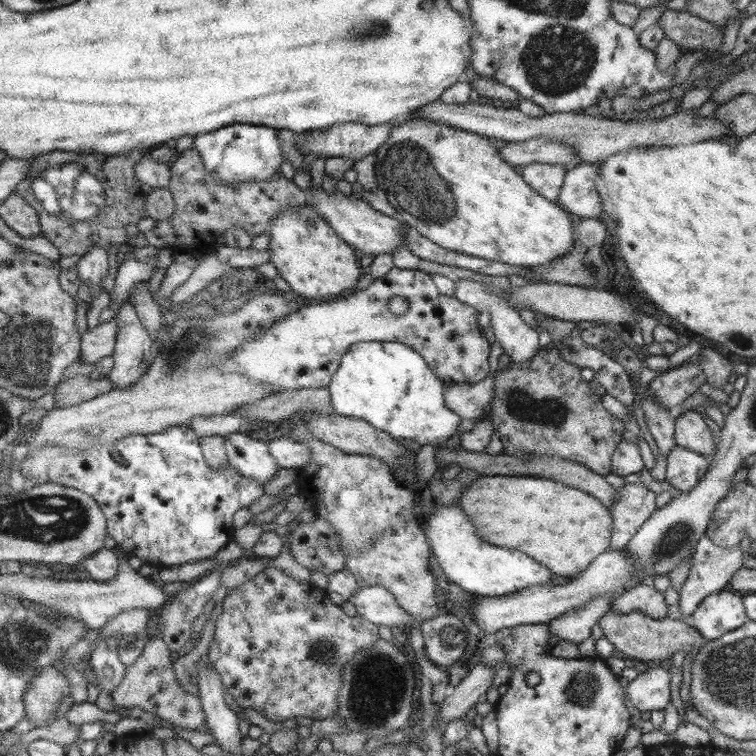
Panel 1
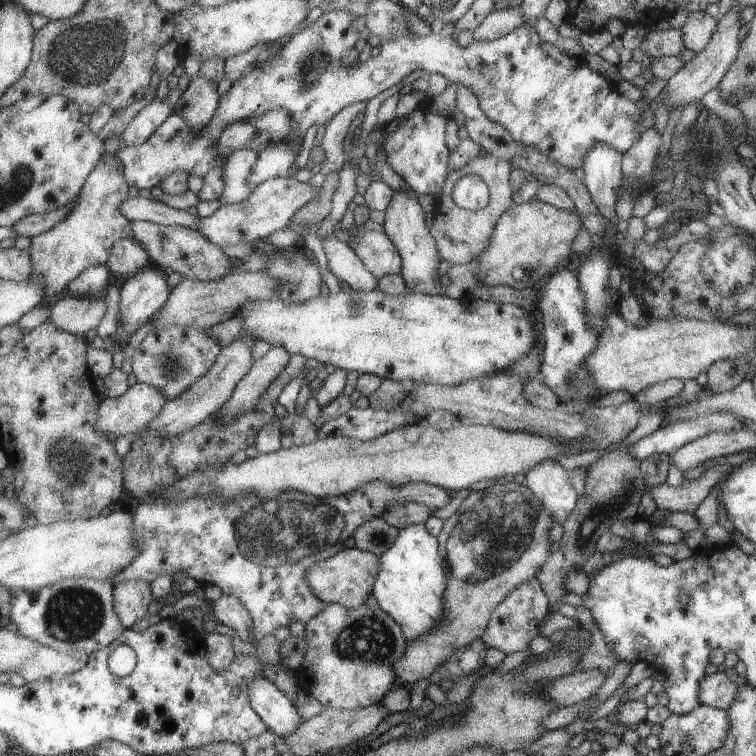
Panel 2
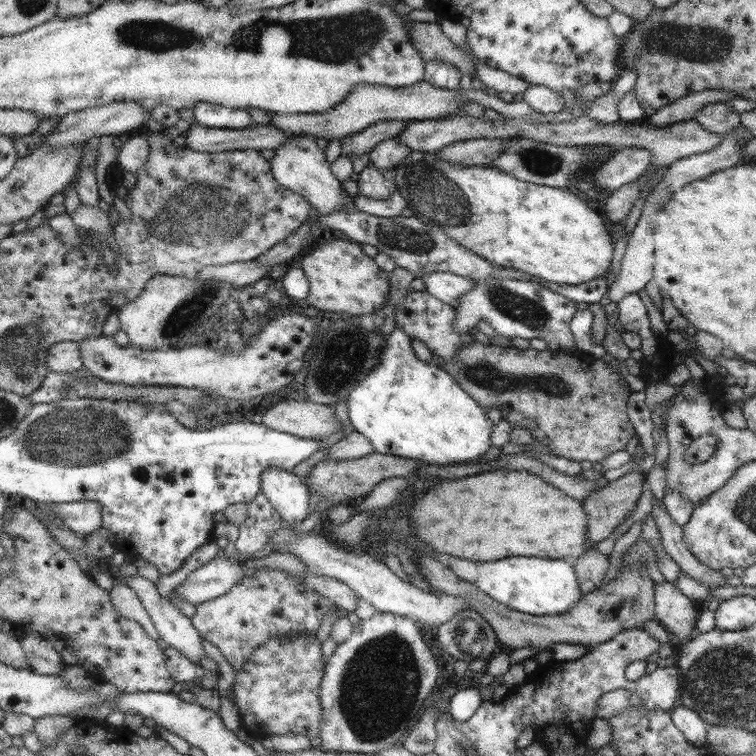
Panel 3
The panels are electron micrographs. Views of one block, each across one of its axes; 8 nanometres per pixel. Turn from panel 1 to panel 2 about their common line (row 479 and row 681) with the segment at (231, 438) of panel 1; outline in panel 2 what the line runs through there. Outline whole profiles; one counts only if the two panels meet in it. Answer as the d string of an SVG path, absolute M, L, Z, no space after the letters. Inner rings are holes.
M257 676L247 688L251 708L258 713L269 731L285 738L297 730L302 721L297 708L277 690L273 682Z

